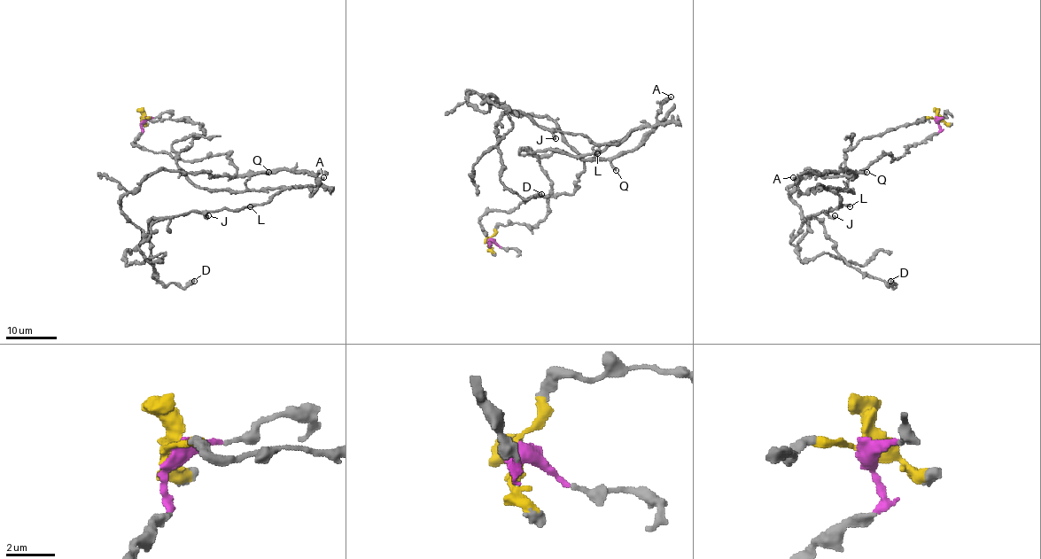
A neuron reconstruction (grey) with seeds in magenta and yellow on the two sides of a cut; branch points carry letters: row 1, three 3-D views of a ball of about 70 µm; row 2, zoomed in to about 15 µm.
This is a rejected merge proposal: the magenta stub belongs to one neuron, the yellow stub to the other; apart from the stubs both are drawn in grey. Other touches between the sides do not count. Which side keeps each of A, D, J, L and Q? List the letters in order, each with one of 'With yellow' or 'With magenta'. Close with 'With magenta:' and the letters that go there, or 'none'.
A: With yellow
D: With yellow
J: With yellow
L: With yellow
Q: With magenta
With magenta: Q

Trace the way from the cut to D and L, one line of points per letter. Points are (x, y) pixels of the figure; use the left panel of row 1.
D: (143, 120), (199, 125), (177, 166), (202, 188), (280, 190), (240, 210), (155, 217), (152, 278), (195, 280)
L: (143, 120), (188, 118), (199, 125), (201, 136), (179, 153), (177, 166), (202, 188), (280, 190), (250, 205)

